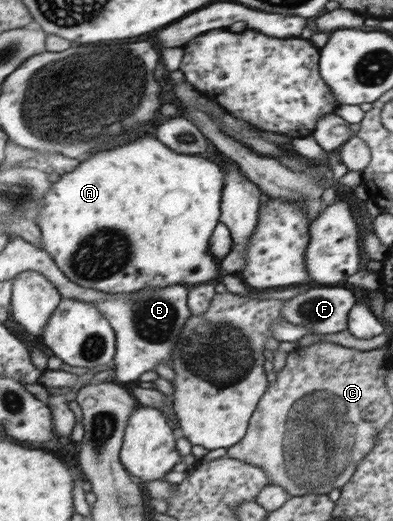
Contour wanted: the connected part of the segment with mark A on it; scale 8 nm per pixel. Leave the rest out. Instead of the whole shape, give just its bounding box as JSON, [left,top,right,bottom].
[38,136,226,294]

